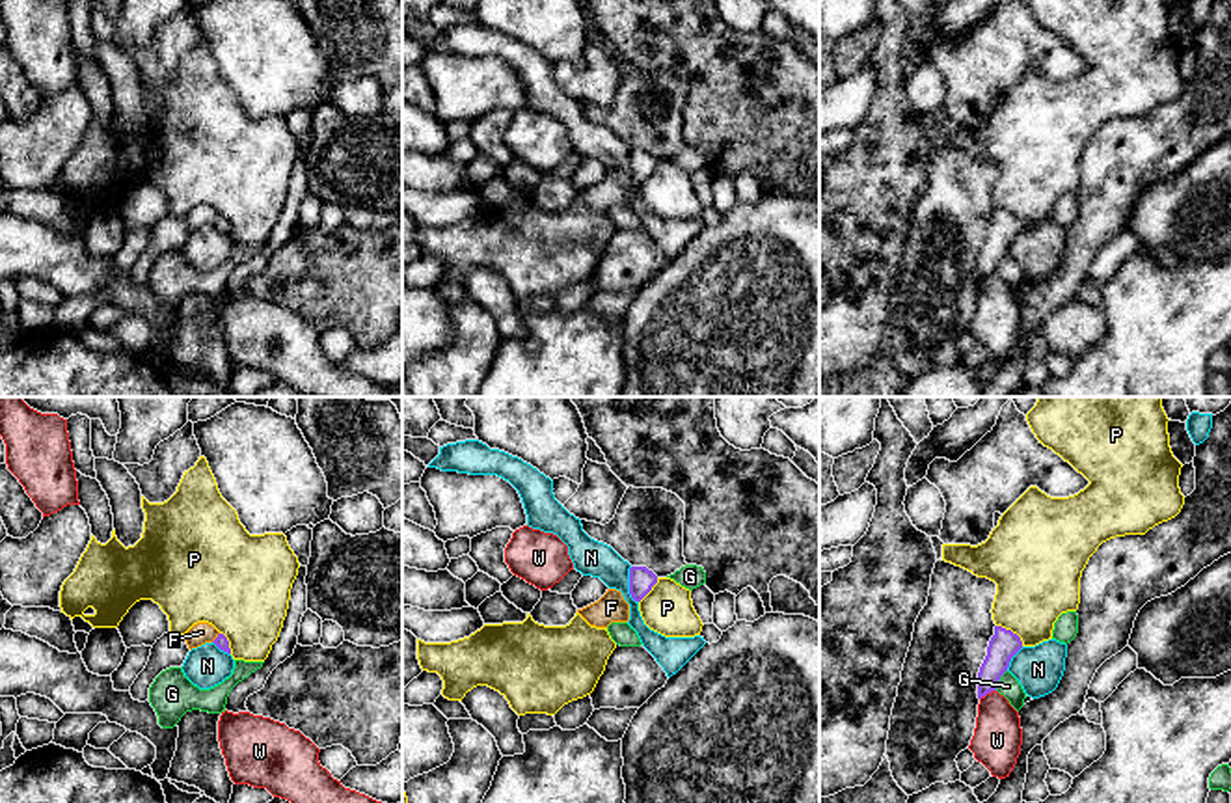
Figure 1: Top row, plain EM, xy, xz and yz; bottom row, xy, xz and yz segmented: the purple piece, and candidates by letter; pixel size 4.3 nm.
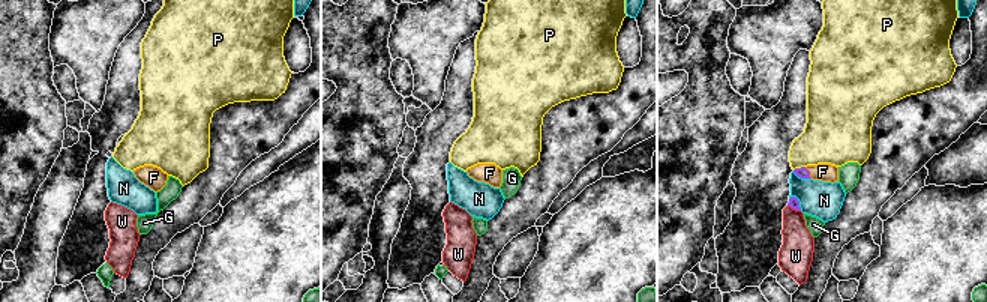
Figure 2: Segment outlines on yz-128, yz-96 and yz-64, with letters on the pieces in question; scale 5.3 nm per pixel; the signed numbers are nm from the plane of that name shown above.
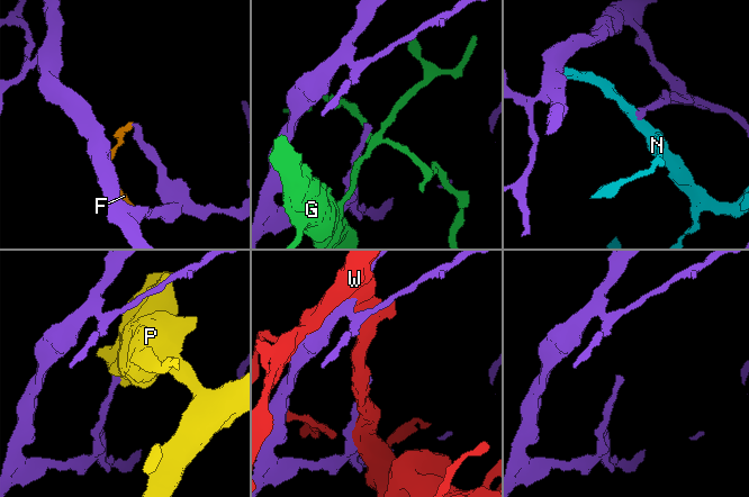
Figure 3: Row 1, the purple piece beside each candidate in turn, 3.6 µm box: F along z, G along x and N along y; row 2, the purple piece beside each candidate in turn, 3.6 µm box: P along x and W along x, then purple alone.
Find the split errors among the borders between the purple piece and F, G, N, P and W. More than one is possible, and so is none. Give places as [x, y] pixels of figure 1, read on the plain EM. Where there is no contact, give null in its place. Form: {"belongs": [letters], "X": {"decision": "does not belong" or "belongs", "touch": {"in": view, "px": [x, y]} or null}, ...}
{"belongs": ["F"], "F": {"decision": "belongs", "touch": {"in": "xy", "px": [216, 220]}}, "G": {"decision": "does not belong", "touch": {"in": "yz", "px": [999, 261]}}, "N": {"decision": "does not belong", "touch": {"in": "xz", "px": [630, 168]}}, "P": {"decision": "does not belong", "touch": {"in": "yz", "px": [1010, 213]}}, "W": {"decision": "does not belong", "touch": {"in": "yz", "px": [987, 274]}}}

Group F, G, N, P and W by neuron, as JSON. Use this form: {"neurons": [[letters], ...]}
{"neurons": [["F"], ["G"], ["N"], ["P"], ["W"]]}

